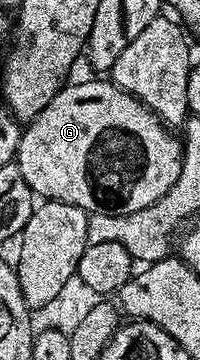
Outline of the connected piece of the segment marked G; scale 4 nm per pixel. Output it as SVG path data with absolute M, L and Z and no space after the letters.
M103 79L103 81L82 81L79 85L67 83L48 103L48 107L44 107L44 111L37 113L33 121L29 122L21 130L18 138L16 164L20 167L20 175L24 175L24 183L28 183L28 187L39 198L72 203L76 207L85 209L87 214L132 215L132 211L144 211L144 207L152 207L152 203L156 203L161 199L173 187L176 179L180 179L183 142L179 138L177 141L170 133L173 132L162 124L162 121L143 101L137 101L131 93L126 93L119 85L115 85L109 79Z

